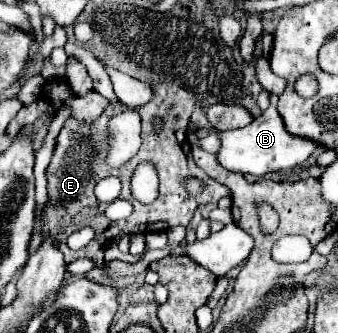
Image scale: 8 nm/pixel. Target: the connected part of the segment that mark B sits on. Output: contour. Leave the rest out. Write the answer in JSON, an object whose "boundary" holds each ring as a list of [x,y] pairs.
{"boundary":[[[270,94],[270,106],[264,110],[258,118],[254,118],[248,126],[236,128],[236,130],[226,130],[218,132],[220,136],[220,150],[216,152],[216,160],[220,166],[232,172],[240,172],[244,176],[256,176],[262,178],[270,172],[280,172],[280,170],[292,170],[298,164],[304,164],[308,156],[316,150],[316,142],[298,138],[286,132],[284,122],[276,110],[278,97]]]}

